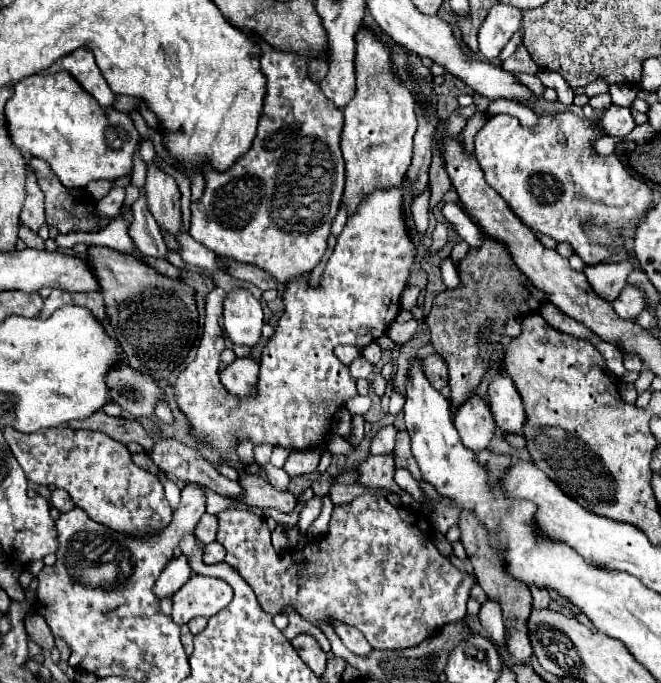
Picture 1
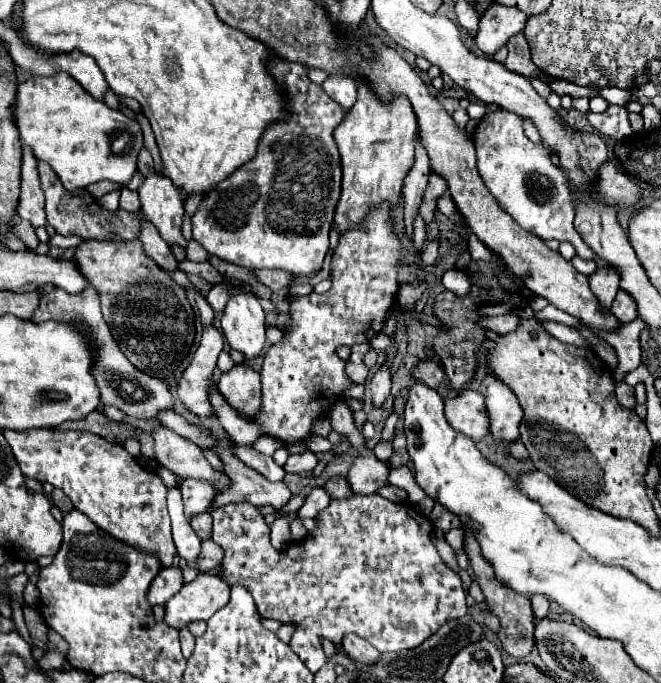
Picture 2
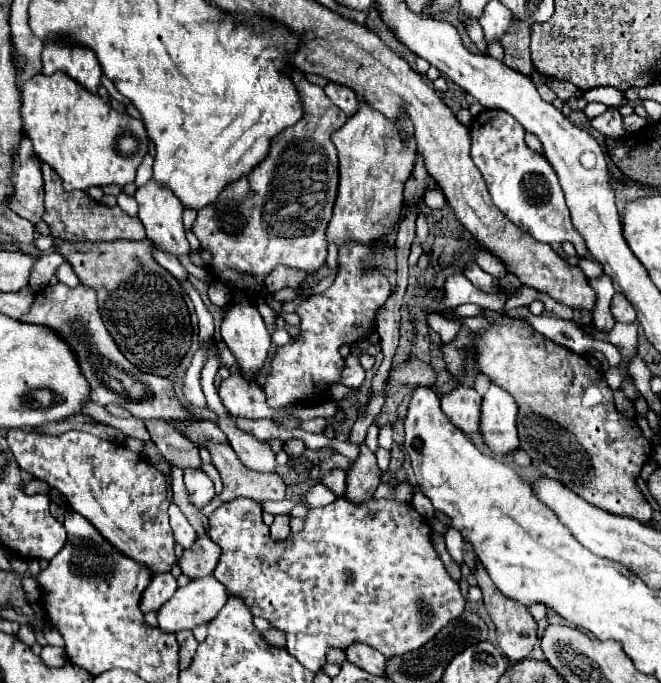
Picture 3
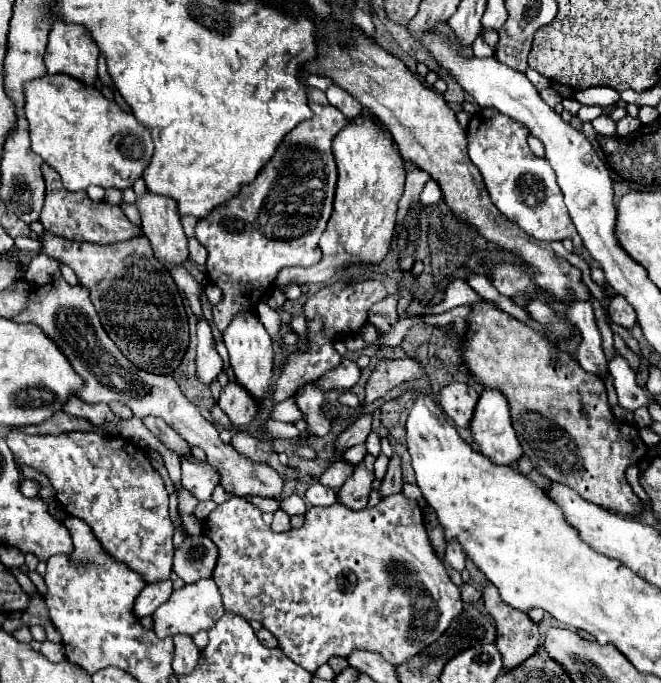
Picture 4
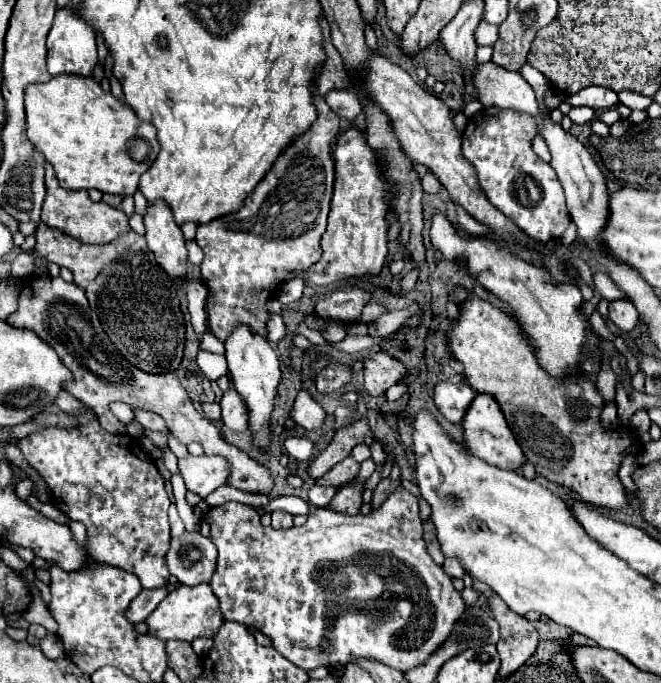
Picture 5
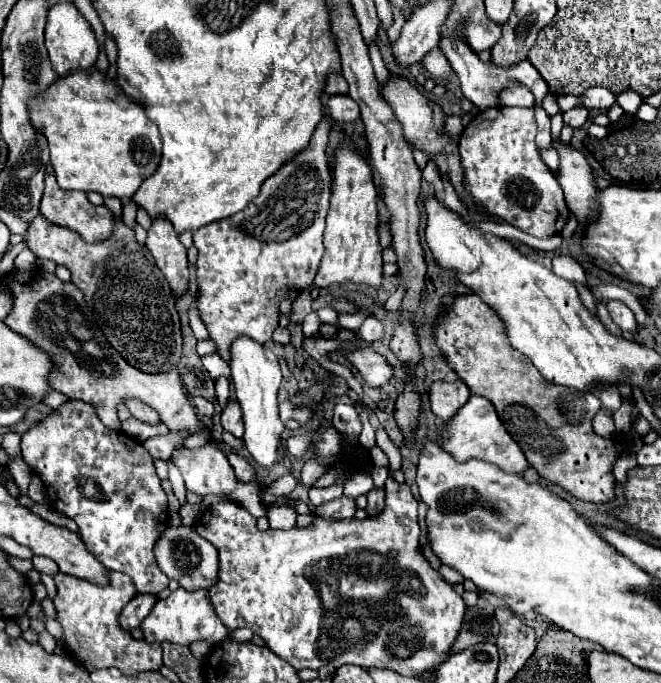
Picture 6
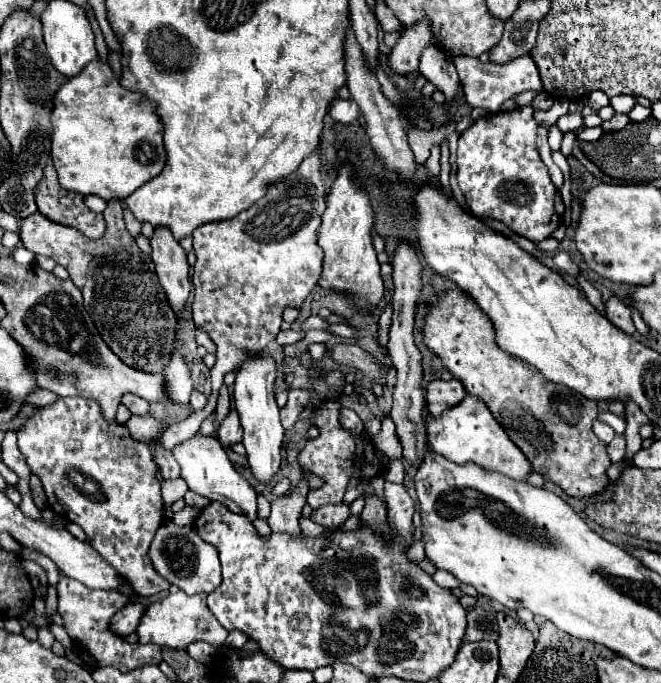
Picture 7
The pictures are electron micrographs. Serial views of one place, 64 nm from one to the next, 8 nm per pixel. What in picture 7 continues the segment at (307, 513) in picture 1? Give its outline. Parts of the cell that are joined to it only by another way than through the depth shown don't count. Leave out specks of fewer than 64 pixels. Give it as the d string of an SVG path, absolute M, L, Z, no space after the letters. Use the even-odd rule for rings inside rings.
M326 402L320 404L316 416L314 416L314 424L320 430L320 436L310 440L302 450L300 450L300 466L306 470L312 470L316 476L324 478L324 486L322 488L313 489L308 492L307 503L312 508L320 508L326 504L340 504L342 496L348 488L350 476L358 476L358 478L372 478L378 474L370 474L372 470L382 472L382 464L380 460L374 456L374 446L368 438L364 436L354 436L350 432L346 432L340 422L338 422L338 410L340 410L340 402Z

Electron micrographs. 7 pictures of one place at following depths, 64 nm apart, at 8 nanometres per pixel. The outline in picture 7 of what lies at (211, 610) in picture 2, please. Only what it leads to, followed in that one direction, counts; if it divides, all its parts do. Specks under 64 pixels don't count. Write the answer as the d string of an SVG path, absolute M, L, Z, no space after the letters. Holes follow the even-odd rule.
M178 590L176 594L168 594L166 598L150 604L146 608L146 614L140 620L140 626L136 628L140 642L142 644L152 642L152 644L170 646L170 648L186 648L192 642L204 640L212 646L222 646L228 632L222 624L218 624L216 616L212 616L212 612L204 604L204 600L206 600L206 594L188 596L186 592Z

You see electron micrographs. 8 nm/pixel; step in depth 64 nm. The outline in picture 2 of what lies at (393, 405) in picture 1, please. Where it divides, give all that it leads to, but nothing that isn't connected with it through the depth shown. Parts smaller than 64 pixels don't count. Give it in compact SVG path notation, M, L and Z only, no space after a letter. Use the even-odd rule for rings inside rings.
M393 411L388 419L385 421L385 425L380 437L380 440L392 440L395 436L395 426L399 419L399 415Z

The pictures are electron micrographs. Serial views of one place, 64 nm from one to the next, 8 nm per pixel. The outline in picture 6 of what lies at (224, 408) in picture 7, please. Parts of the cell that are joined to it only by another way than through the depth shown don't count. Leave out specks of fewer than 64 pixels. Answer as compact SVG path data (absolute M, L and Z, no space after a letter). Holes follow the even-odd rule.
M220 376L218 380L216 380L216 396L218 396L218 404L224 408L224 402L228 400L228 378L224 378L224 376Z

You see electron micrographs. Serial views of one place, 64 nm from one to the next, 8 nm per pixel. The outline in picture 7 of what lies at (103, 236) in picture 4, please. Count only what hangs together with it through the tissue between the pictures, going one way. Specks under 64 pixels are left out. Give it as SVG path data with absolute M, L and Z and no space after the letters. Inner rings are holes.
M46 164L44 178L36 188L38 210L52 222L72 226L90 240L98 240L106 232L104 216L92 212L80 194L68 192L58 184L58 176L52 164Z

